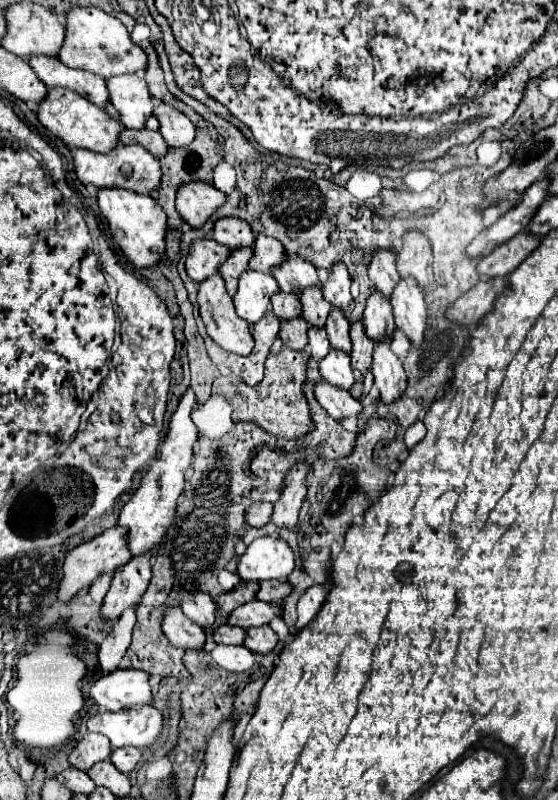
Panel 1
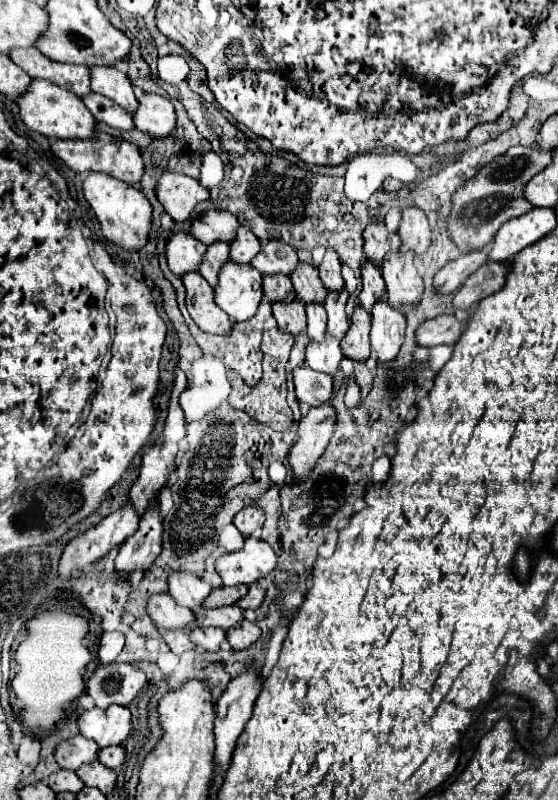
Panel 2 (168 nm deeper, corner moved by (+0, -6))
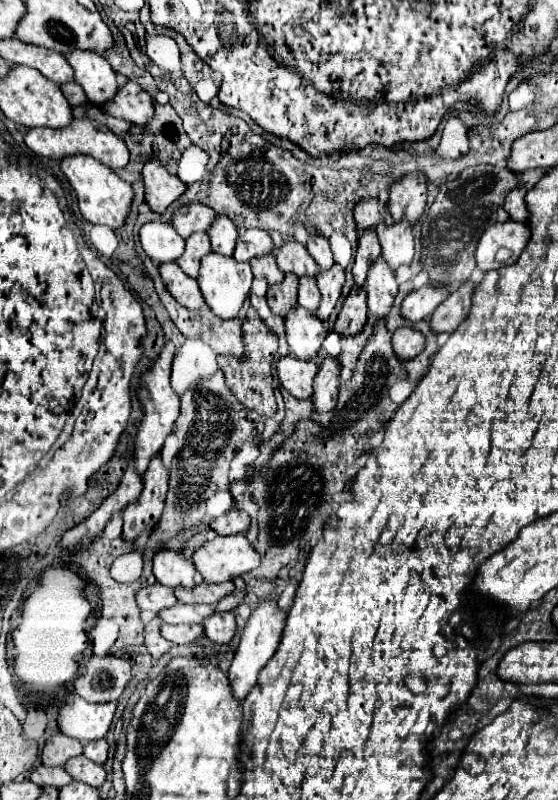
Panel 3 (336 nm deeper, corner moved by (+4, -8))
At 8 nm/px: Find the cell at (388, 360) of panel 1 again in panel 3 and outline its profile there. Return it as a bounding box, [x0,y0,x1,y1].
[364,257,398,321]

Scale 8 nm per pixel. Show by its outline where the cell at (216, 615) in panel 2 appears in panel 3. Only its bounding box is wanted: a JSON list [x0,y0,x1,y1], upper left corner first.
[160,605,214,625]

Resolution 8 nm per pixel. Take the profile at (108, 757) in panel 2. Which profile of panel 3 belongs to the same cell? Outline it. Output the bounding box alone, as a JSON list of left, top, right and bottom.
[84,739,110,765]

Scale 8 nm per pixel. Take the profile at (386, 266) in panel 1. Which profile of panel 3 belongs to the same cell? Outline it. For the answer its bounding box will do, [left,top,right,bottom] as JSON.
[354,199,386,233]

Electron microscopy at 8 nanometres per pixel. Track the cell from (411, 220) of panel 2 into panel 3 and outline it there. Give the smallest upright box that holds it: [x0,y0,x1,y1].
[388,173,426,225]

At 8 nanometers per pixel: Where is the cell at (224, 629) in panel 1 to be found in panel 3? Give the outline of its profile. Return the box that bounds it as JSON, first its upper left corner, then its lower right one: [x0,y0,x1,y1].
[160,625,204,645]

